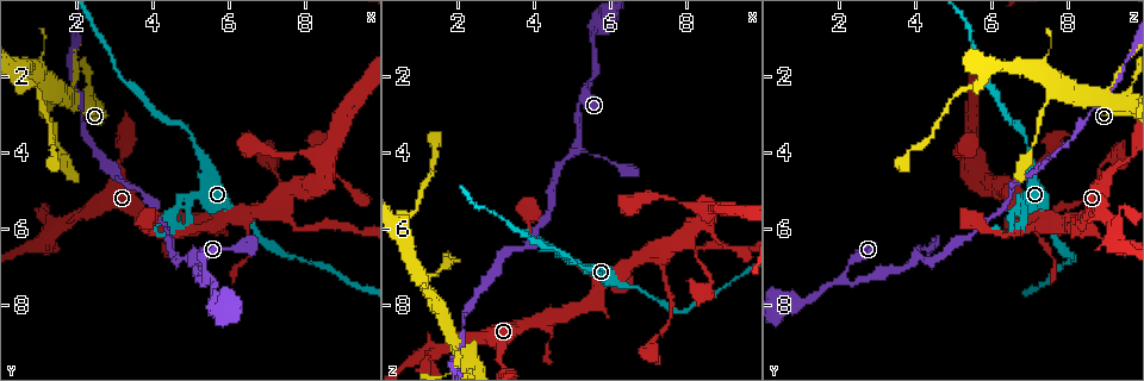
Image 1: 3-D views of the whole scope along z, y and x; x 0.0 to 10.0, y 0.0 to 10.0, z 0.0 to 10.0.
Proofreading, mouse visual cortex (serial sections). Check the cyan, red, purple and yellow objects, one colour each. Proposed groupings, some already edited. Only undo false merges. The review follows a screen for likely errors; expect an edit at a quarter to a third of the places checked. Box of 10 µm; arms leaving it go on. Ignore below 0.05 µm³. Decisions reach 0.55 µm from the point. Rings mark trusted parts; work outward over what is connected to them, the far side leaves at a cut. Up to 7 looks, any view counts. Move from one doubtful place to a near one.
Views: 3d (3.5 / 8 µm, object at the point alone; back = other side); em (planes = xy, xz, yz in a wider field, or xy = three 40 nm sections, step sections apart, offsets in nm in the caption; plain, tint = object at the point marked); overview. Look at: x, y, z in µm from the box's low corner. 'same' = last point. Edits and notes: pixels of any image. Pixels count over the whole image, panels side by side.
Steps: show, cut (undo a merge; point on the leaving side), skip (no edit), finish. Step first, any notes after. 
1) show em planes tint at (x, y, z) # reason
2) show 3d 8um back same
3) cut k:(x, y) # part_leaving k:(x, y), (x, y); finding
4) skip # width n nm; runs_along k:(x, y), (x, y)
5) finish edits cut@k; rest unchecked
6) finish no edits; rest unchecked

show 3d 3.5um at (2.00, 2.20, 9.20) # small branch off a trunk

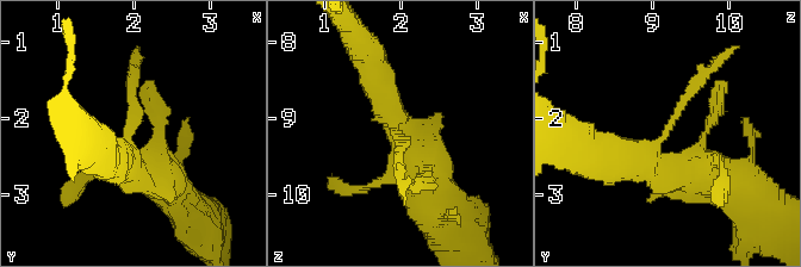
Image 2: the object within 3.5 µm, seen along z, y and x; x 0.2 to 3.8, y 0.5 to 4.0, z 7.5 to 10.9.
show em xy step 3 tint at (1.95, 2.20, 9.15) # arms 3; arm_widths 150, 400, 400 nm

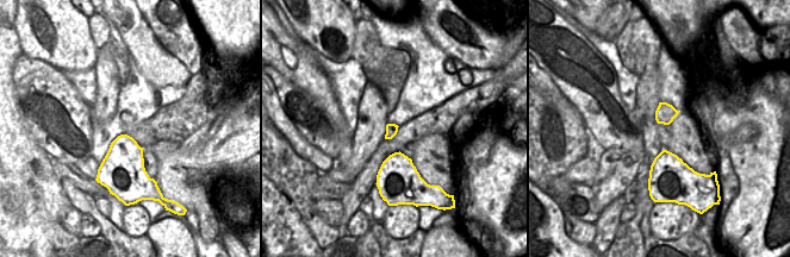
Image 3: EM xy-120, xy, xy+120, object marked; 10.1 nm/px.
skip # runs_along 2:(665, 187), (653, 147), (712, 69); all the same cell

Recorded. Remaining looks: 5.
show 3d 3.5um at (4.70, 5.50, 6.80) # calibre changes

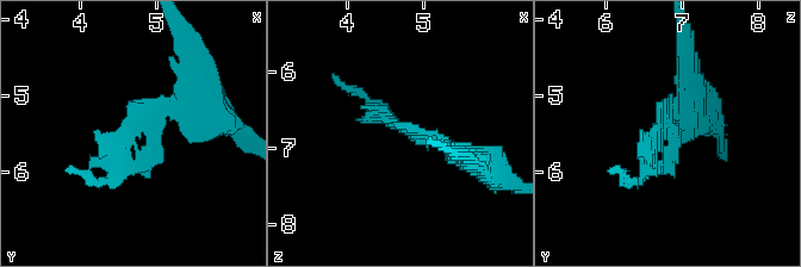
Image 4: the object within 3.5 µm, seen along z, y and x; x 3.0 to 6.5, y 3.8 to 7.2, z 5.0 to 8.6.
show em planes tint at (4.80, 5.45, 6.80)

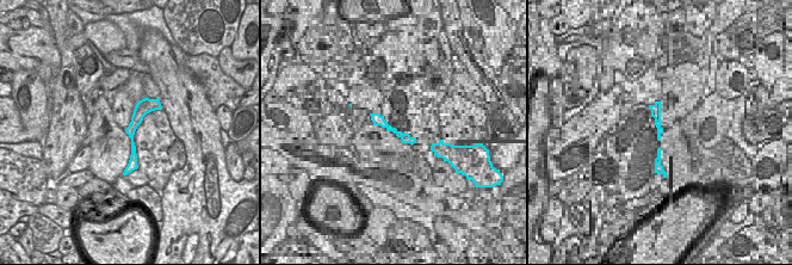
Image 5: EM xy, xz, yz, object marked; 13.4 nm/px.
cut 4:(156, 159) # part_leaving 4:(161, 122), (128, 129), (95, 180); a second cell is stuck on

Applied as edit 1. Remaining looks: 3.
show overview

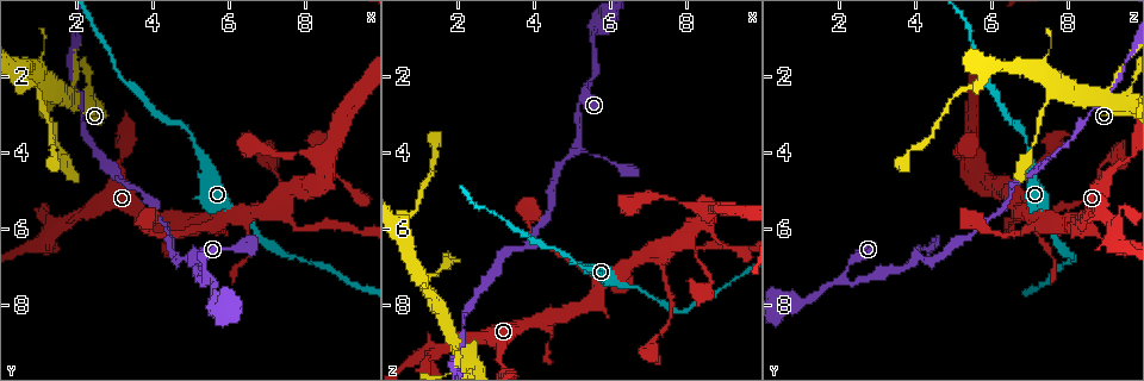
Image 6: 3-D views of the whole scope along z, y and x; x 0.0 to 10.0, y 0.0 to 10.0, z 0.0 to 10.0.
show 3d 8um at (0.80, 2.15, 5.65)

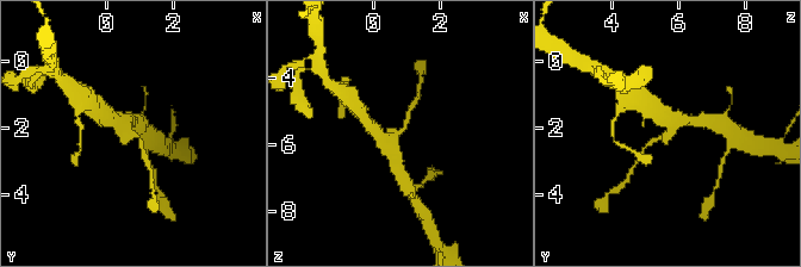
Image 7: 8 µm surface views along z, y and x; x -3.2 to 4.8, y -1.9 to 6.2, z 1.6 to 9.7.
show em xy step 3 tint same # arm_widths 150, 400 nm

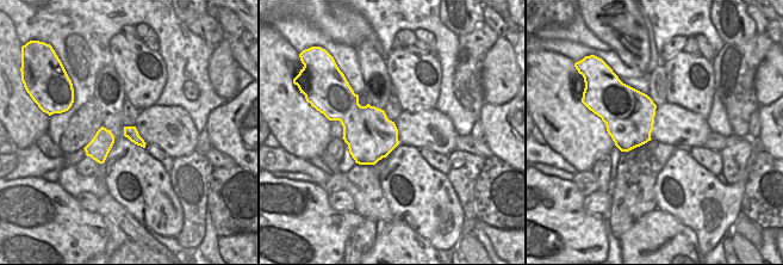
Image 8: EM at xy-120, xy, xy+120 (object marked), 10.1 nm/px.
skip # runs_along 7:(684, 118), (651, 141), (640, 155); all the same cell

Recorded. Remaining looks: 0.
finish edits cut@4; rest unchecked

